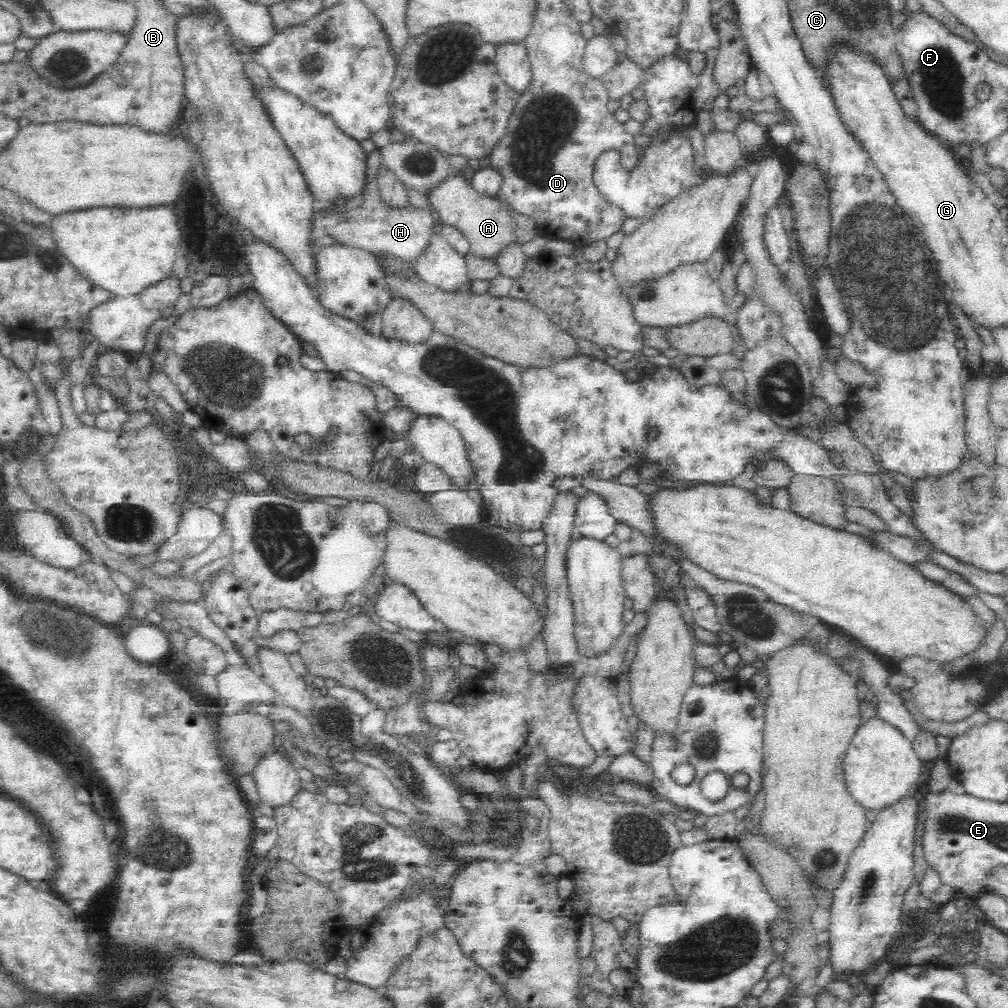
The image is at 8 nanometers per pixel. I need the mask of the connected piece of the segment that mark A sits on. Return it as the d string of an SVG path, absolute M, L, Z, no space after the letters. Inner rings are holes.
M460 172L448 176L428 190L426 203L435 212L441 226L450 225L462 232L470 244L471 253L478 257L493 259L507 243L513 242L508 206L497 197L478 194Z

